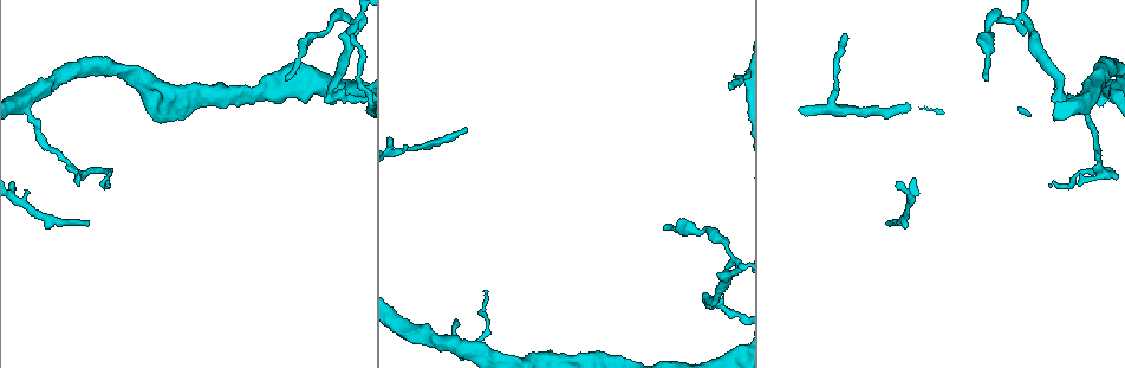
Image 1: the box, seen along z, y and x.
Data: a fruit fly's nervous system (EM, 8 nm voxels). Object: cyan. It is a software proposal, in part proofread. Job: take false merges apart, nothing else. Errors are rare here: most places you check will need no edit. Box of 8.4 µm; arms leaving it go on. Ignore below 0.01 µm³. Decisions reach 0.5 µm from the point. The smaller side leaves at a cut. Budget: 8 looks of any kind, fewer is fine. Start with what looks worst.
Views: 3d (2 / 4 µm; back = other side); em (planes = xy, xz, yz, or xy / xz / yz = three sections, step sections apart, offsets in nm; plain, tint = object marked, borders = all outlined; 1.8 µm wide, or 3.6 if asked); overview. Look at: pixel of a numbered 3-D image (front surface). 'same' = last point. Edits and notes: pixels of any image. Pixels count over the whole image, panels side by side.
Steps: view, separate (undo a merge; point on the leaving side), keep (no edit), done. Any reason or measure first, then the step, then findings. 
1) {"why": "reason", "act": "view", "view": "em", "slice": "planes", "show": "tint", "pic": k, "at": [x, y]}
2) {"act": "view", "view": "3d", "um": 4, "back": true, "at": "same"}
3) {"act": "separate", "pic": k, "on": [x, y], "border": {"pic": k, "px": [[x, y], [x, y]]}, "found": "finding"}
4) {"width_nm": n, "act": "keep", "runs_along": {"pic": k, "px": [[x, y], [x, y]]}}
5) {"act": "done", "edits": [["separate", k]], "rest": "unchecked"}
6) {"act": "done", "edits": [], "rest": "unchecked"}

{"why": "sharp bend", "act": "view", "view": "3d", "um": 4, "pic": 1, "at": [338, 90]}

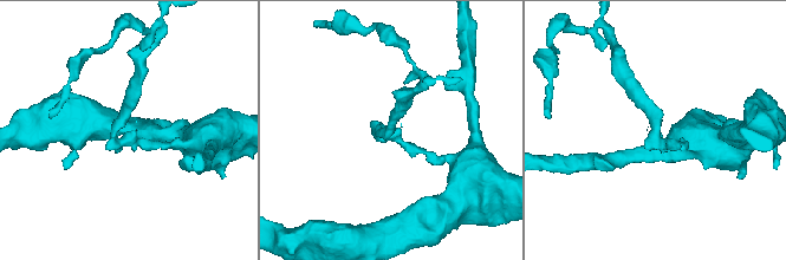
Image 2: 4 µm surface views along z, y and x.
{"act": "view", "view": "em", "slice": "yz", "step": 16, "show": "tint", "pic": 2, "at": [124, 126]}

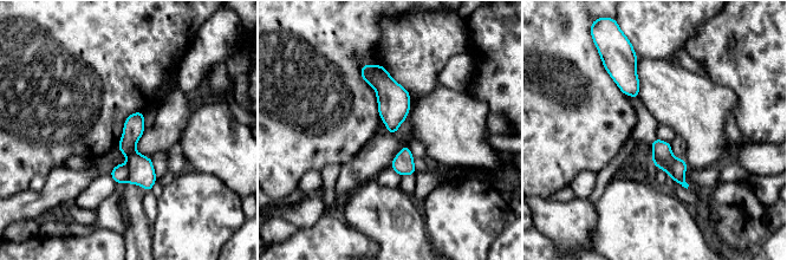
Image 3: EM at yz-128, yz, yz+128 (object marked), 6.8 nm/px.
{"act": "separate", "pic": 3, "on": [141, 170], "border": {"pic": 3, "px": [[127, 163], [128, 177], [125, 180]]}, "found": "two neurons meet here"}

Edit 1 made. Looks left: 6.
{"why": "sharp bend", "act": "view", "view": "3d", "um": 4, "pic": 1, "at": [81, 175]}

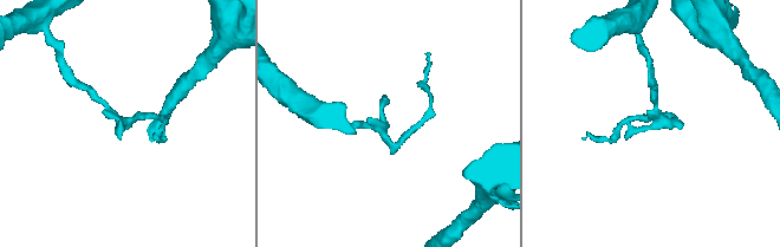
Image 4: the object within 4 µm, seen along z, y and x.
{"act": "view", "view": "em", "slice": "yz", "step": 4, "show": "tint", "pic": 4, "at": [391, 143]}

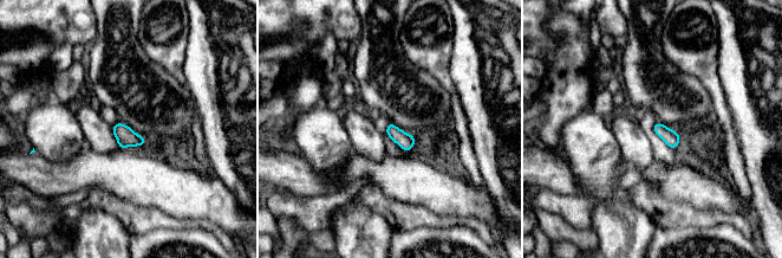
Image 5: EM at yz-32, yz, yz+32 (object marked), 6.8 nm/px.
{"act": "keep", "found": "continuous, no second neuron"}

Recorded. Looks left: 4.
{"act": "view", "view": "overview"}

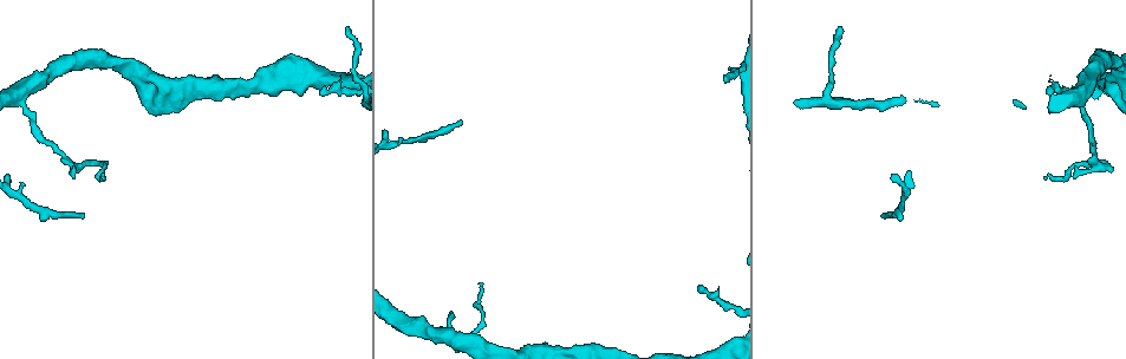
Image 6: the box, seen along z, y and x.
{"why": "three-way junction", "act": "view", "view": "em", "slice": "planes", "show": "tint", "pic": 6, "at": [23, 94]}

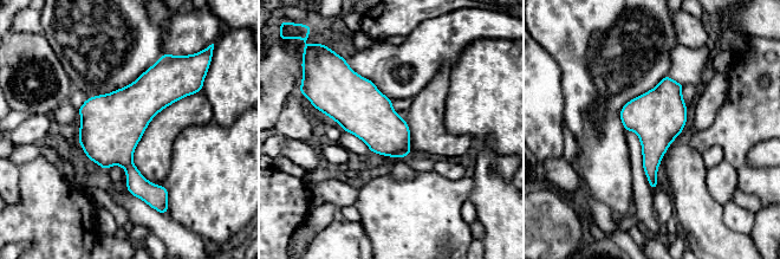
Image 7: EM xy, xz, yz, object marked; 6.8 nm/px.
{"width_nm": 320, "act": "keep", "found": "one neuron here"}

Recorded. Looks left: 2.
{"act": "done", "edits": [["separate", 3]], "rest": "unchecked"}

